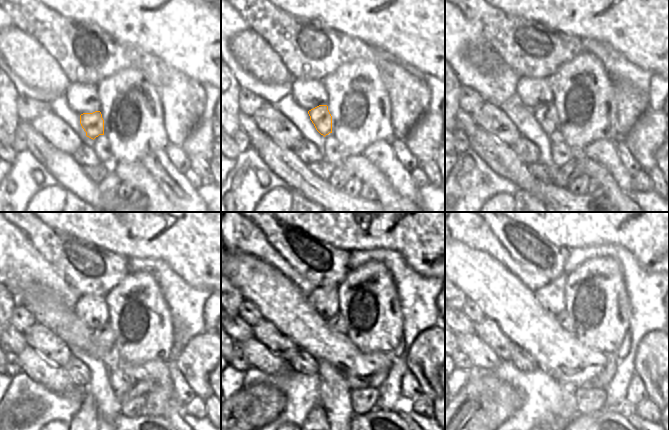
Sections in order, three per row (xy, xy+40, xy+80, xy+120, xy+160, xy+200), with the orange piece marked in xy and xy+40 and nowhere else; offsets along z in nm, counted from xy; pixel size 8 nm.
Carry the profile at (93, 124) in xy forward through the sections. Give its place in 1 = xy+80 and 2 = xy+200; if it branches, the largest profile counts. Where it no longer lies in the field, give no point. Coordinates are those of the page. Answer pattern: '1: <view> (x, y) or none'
1: xy+80 (547, 116)
2: xy+200 (563, 319)

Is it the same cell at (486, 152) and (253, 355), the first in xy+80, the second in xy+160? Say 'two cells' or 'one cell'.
one cell

